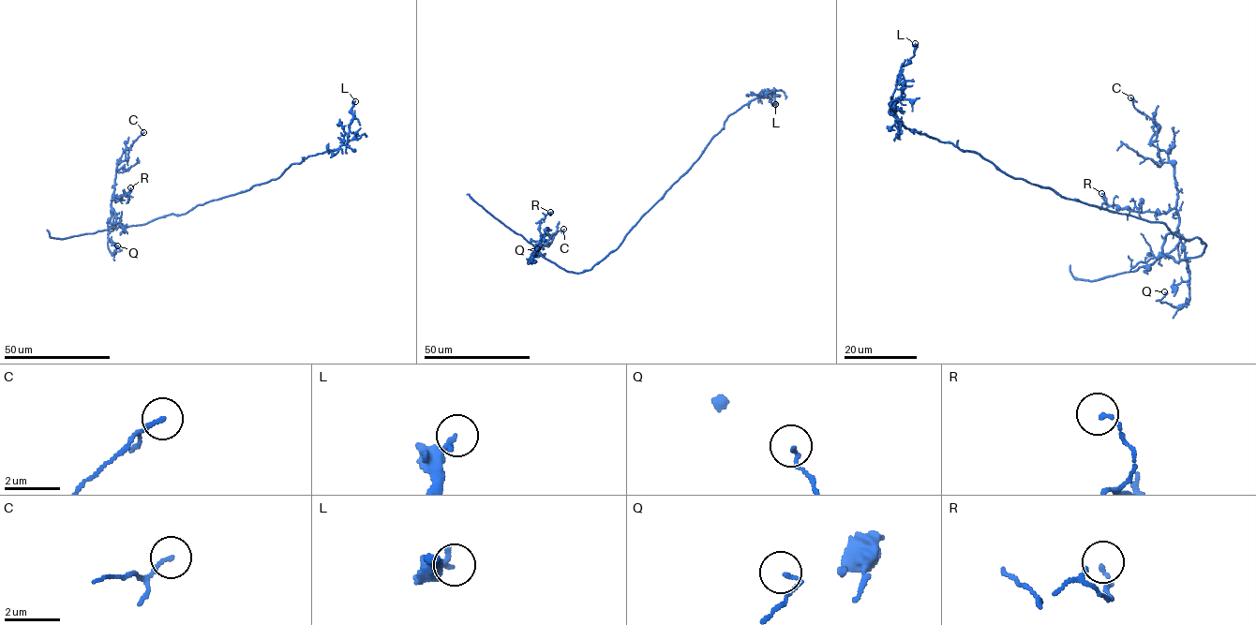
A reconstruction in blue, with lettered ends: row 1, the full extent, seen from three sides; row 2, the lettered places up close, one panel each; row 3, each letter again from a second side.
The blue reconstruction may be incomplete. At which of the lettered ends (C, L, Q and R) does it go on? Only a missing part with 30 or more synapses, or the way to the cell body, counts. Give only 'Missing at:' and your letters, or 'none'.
Missing at: none

